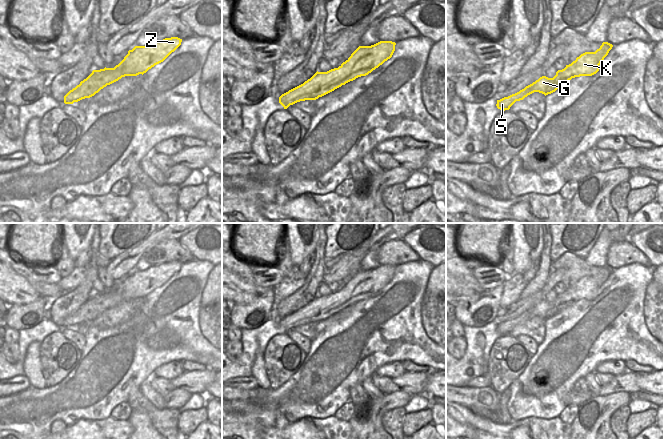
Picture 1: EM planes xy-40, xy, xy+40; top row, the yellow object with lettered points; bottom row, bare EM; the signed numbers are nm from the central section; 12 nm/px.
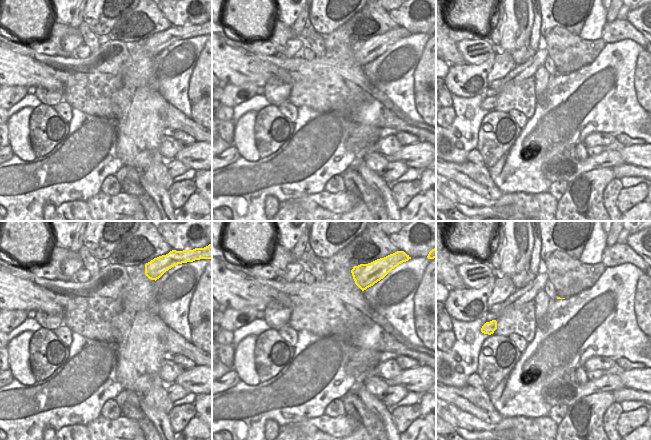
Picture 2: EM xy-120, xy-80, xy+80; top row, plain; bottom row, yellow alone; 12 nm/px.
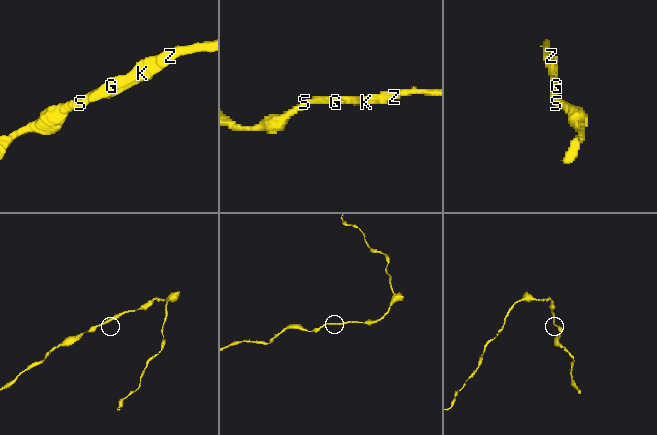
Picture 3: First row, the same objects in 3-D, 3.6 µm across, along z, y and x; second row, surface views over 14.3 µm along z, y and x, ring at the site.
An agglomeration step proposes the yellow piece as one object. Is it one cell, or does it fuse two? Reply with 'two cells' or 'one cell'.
one cell

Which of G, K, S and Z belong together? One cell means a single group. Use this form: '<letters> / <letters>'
G K S Z

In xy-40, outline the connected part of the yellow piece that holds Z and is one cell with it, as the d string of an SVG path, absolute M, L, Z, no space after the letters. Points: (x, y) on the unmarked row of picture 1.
M178 261L165 262L151 266L147 270L135 270L114 292L93 294L92 297L64 320L65 328L73 328L90 322L101 313L125 300L146 297L155 289L163 286L180 269Z

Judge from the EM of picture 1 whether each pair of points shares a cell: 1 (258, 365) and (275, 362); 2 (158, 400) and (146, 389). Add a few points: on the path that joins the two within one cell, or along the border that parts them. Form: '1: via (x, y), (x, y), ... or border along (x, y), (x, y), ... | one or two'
1: border along (263, 354), (264, 371), (270, 387) | two
2: via (155, 398), (149, 392) | one

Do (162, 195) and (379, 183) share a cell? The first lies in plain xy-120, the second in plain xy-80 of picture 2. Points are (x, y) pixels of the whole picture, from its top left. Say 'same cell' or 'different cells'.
same cell

